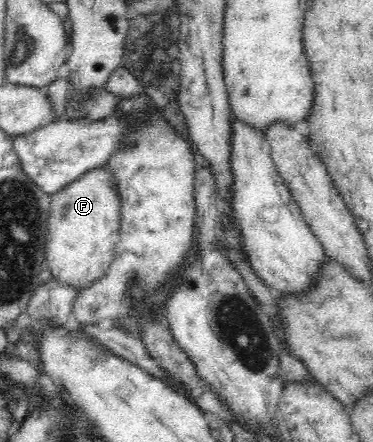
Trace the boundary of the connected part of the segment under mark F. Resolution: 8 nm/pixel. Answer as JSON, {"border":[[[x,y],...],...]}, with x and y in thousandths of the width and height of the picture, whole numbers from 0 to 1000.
{"border":[[[282,371],[273,378],[220,391],[209,405],[166,423],[166,432],[137,443],[131,464],[129,523],[123,538],[123,590],[139,622],[155,638],[188,645],[209,658],[268,631],[290,600],[306,586],[308,563],[319,545],[324,507],[324,450],[308,430],[303,391]]]}

